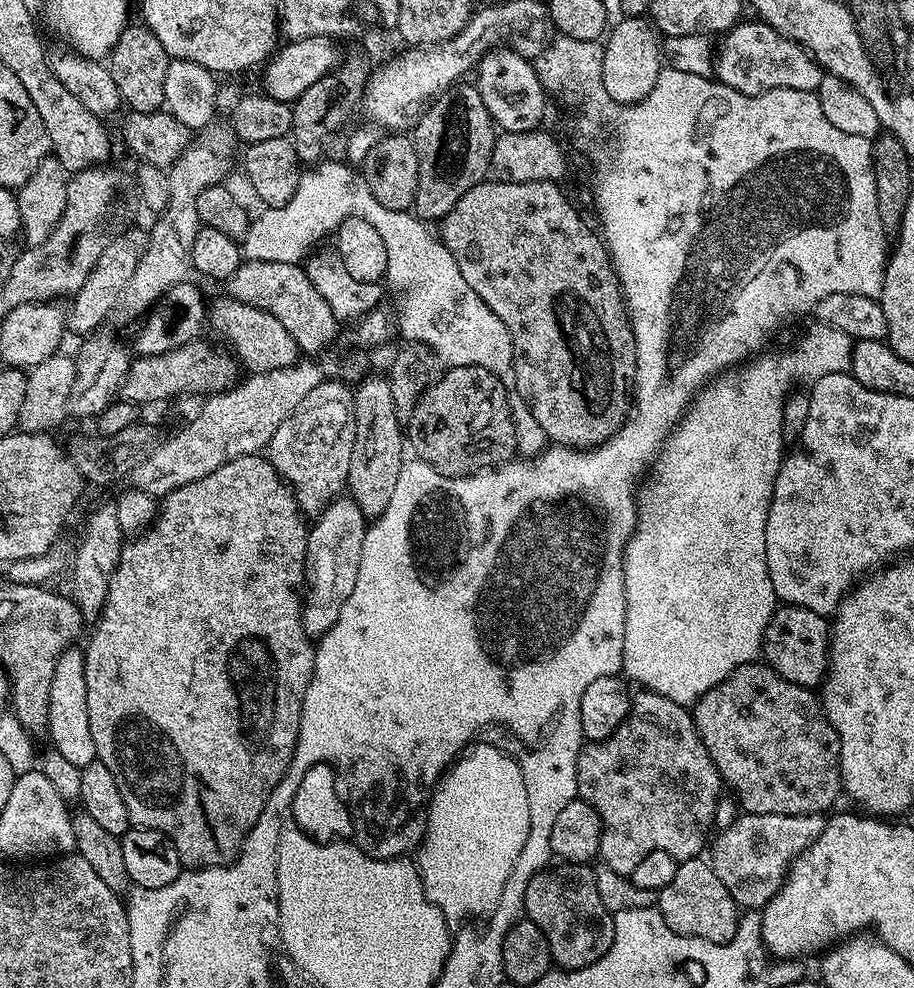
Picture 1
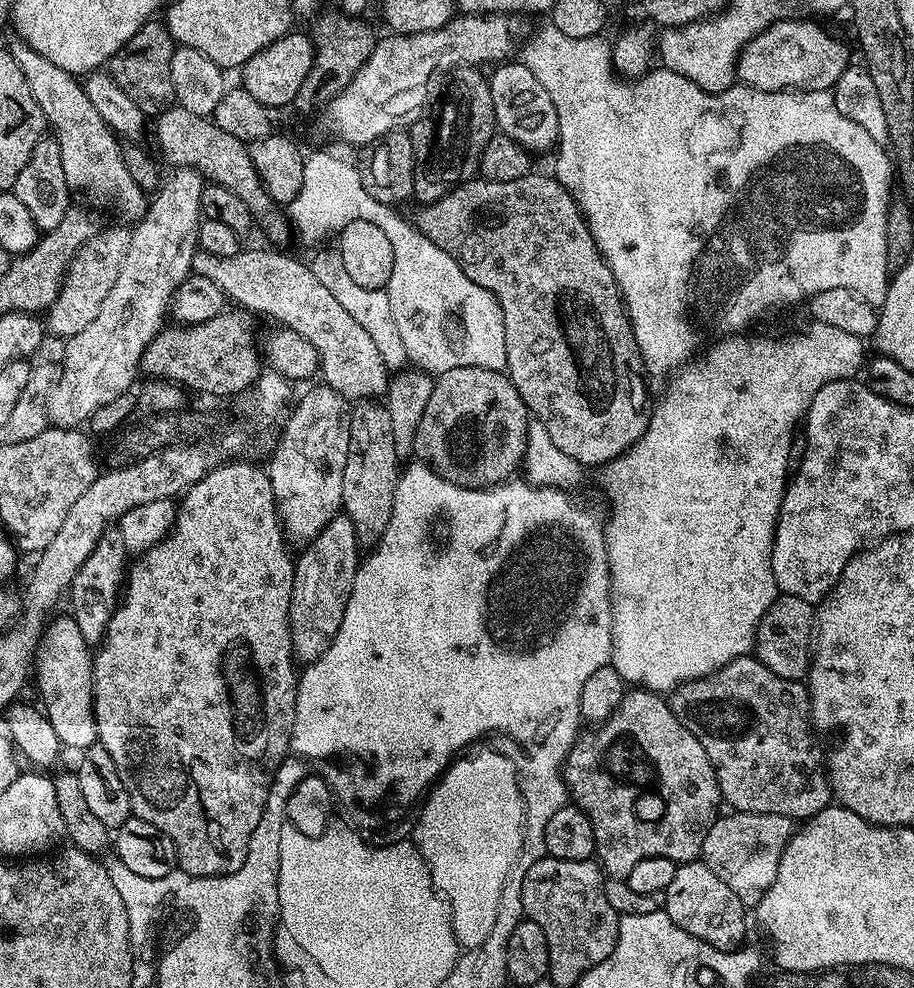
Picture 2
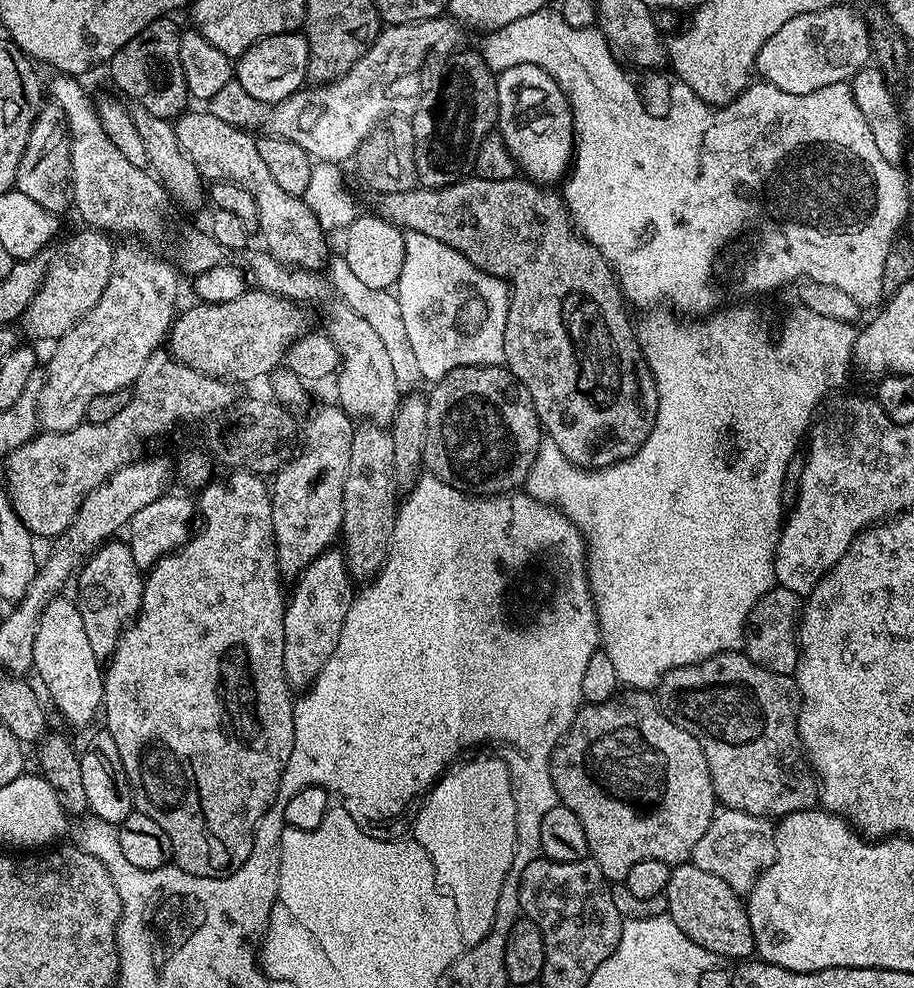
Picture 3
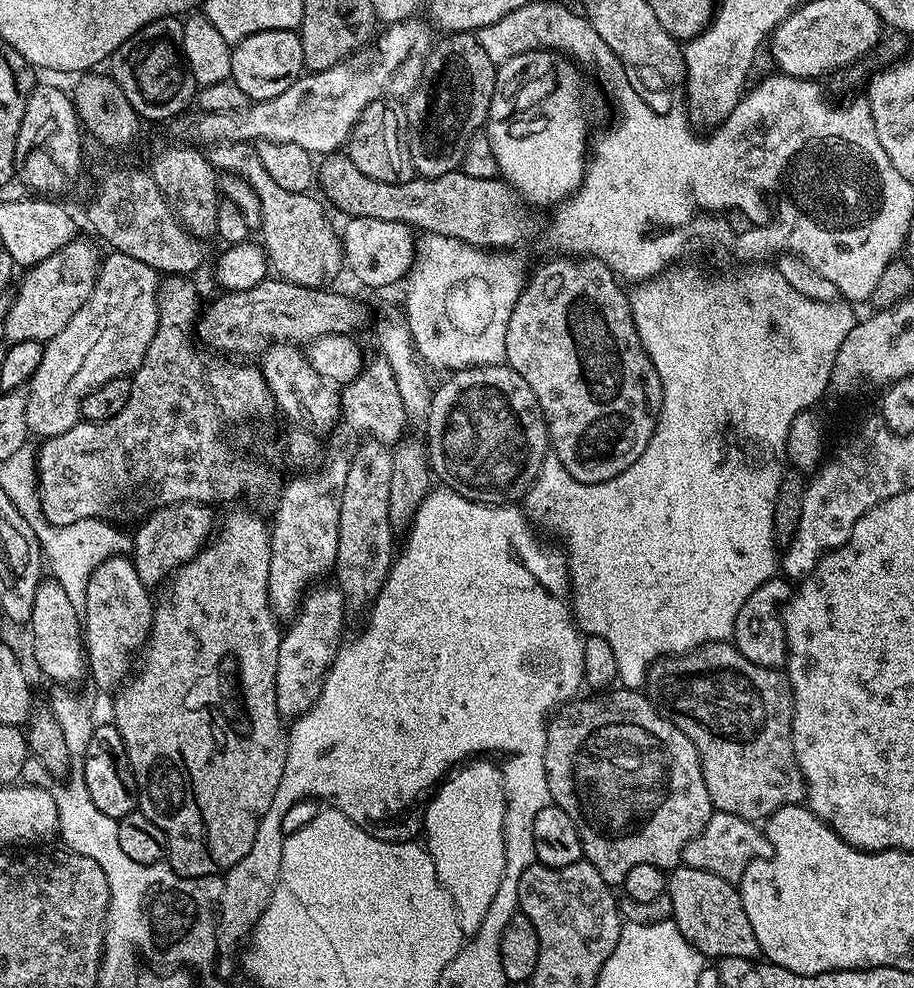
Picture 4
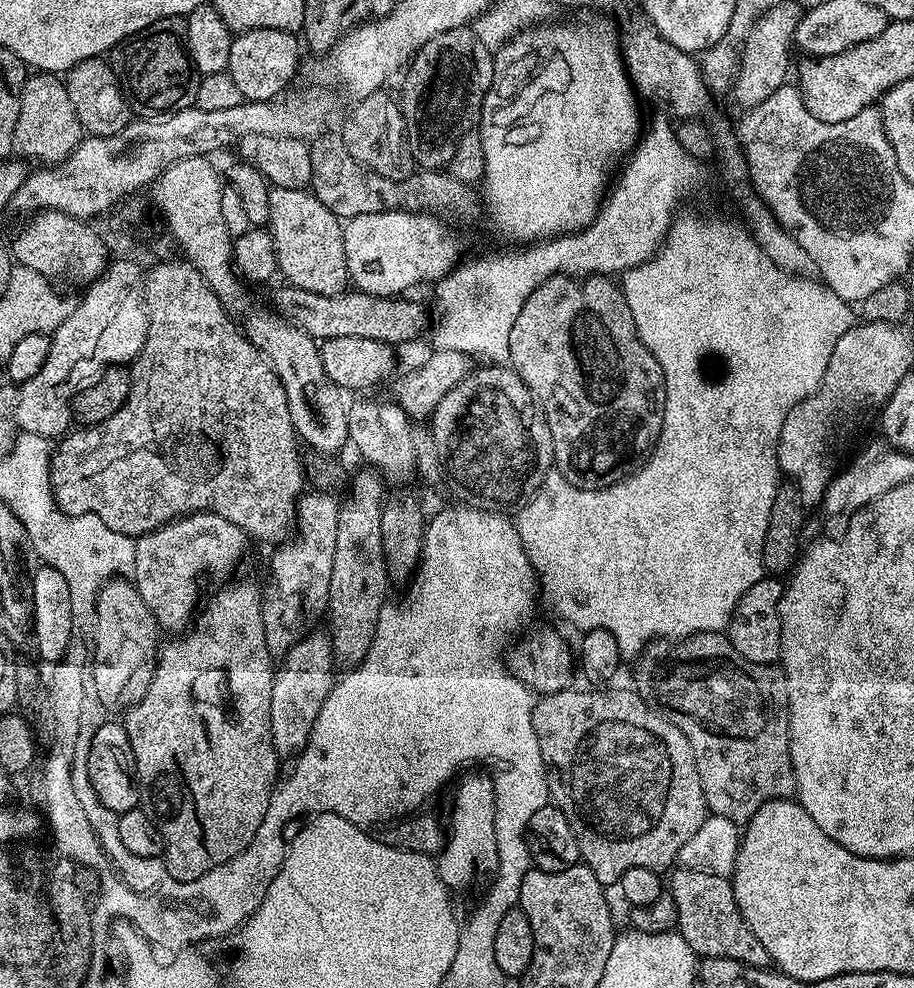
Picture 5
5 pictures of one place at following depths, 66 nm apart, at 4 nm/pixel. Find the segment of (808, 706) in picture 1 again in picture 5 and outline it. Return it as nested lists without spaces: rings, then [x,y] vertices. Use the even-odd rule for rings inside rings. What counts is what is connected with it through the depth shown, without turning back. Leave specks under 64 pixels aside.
[[[700,632],[683,638],[657,638],[634,661],[635,691],[662,718],[666,718],[690,742],[696,759],[704,800],[713,816],[747,825],[749,818],[766,802],[787,800],[796,791],[796,775],[788,741],[788,683],[783,667],[746,662],[719,632]]]

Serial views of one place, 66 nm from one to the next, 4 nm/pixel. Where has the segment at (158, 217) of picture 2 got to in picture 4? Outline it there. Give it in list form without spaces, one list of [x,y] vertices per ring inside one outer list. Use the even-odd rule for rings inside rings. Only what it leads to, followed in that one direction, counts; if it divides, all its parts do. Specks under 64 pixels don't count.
[[[112,250],[103,257],[92,297],[80,307],[74,318],[70,318],[70,322],[66,322],[66,326],[62,326],[59,334],[44,344],[42,362],[38,362],[38,370],[34,370],[26,385],[26,422],[33,437],[66,434],[66,430],[81,423],[80,407],[88,392],[119,376],[131,377],[142,358],[146,358],[146,350],[156,333],[161,283],[161,273],[146,266],[146,262],[138,262],[138,258],[130,258],[130,254]]]

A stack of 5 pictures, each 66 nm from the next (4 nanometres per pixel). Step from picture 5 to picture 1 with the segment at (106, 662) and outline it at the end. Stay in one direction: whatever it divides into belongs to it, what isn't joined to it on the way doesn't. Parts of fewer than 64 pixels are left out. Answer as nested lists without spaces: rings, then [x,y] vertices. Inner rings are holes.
[[[115,503],[100,504],[88,516],[84,524],[84,537],[80,540],[80,549],[76,552],[76,561],[72,564],[72,591],[70,596],[83,619],[94,622],[104,608],[108,583],[114,574],[120,557],[120,549],[126,543],[126,533],[118,526],[118,514]]]

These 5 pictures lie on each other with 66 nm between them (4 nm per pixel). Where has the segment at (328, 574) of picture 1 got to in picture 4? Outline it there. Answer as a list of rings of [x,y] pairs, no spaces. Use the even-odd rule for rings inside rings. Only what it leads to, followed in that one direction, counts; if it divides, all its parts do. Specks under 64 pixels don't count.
[[[320,582],[309,588],[308,595],[300,604],[300,609],[283,629],[280,638],[276,693],[278,694],[278,710],[285,718],[300,716],[306,710],[310,710],[310,706],[314,706],[318,694],[322,694],[326,674],[345,639],[344,596],[335,583],[324,583]]]

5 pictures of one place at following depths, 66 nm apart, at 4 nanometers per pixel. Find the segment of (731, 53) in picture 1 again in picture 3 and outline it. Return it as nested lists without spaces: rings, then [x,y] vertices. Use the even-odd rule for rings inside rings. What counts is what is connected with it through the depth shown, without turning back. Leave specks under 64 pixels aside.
[[[836,2],[830,8],[790,18],[758,50],[755,71],[760,72],[761,81],[772,84],[778,90],[786,90],[786,94],[810,94],[822,86],[851,81],[869,63],[871,56],[872,43],[863,15]]]

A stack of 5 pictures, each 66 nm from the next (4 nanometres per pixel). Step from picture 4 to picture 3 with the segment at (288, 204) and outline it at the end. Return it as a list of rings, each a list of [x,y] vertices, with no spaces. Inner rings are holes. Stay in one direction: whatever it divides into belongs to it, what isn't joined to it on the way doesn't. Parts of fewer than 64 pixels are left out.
[[[206,110],[185,111],[175,117],[174,127],[178,146],[182,146],[190,162],[198,166],[200,175],[205,181],[234,182],[250,190],[258,206],[256,215],[258,229],[260,228],[260,236],[264,239],[263,247],[267,251],[292,268],[318,272],[327,265],[330,250],[325,229],[301,197],[286,194],[286,190],[282,190],[282,186],[274,182],[274,177],[270,175],[270,169],[266,167],[262,154],[258,154],[257,137],[251,131],[230,126],[222,122],[222,118],[214,118],[214,114]]]

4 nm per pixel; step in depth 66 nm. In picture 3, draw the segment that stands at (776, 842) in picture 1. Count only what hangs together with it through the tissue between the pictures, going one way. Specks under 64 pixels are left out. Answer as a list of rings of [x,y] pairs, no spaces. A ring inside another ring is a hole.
[[[733,808],[717,811],[716,817],[706,826],[706,834],[694,846],[691,863],[714,878],[722,878],[735,892],[752,891],[758,877],[771,866],[776,857],[776,824],[769,817],[739,812]]]

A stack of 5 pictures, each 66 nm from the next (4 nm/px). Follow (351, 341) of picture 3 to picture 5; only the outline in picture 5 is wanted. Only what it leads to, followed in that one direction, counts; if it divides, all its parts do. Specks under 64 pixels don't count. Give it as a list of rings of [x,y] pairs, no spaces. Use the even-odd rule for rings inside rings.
[[[391,399],[360,400],[348,406],[348,438],[351,447],[356,447],[358,455],[367,467],[380,473],[385,481],[400,484],[413,479],[415,456],[411,432],[413,423],[410,417]]]

